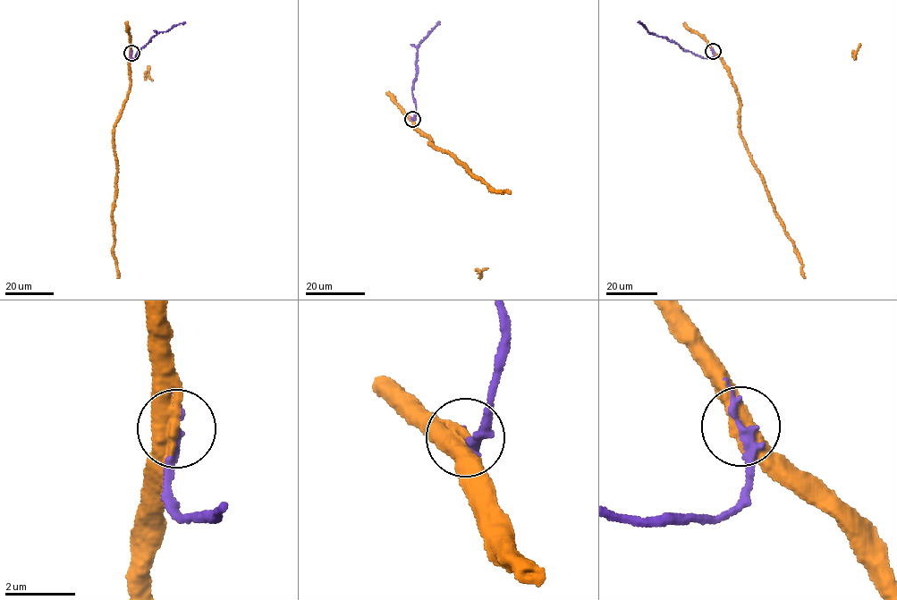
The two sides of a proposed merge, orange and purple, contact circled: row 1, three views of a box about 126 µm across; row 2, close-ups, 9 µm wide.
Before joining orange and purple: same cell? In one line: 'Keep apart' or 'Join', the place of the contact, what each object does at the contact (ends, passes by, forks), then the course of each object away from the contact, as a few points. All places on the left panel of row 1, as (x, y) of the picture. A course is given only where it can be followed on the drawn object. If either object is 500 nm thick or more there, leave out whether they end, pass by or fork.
Join. Place: (131, 53). At the ring orange passes by. At the ring purple passes by. Course of orange: (131, 53), (129, 95), (114, 126), (113, 142), (117, 168), (112, 216), (113, 253), (118, 278). Course of purple: (131, 53), (131, 57), (134, 58), (138, 51), (159, 32), (185, 23)

